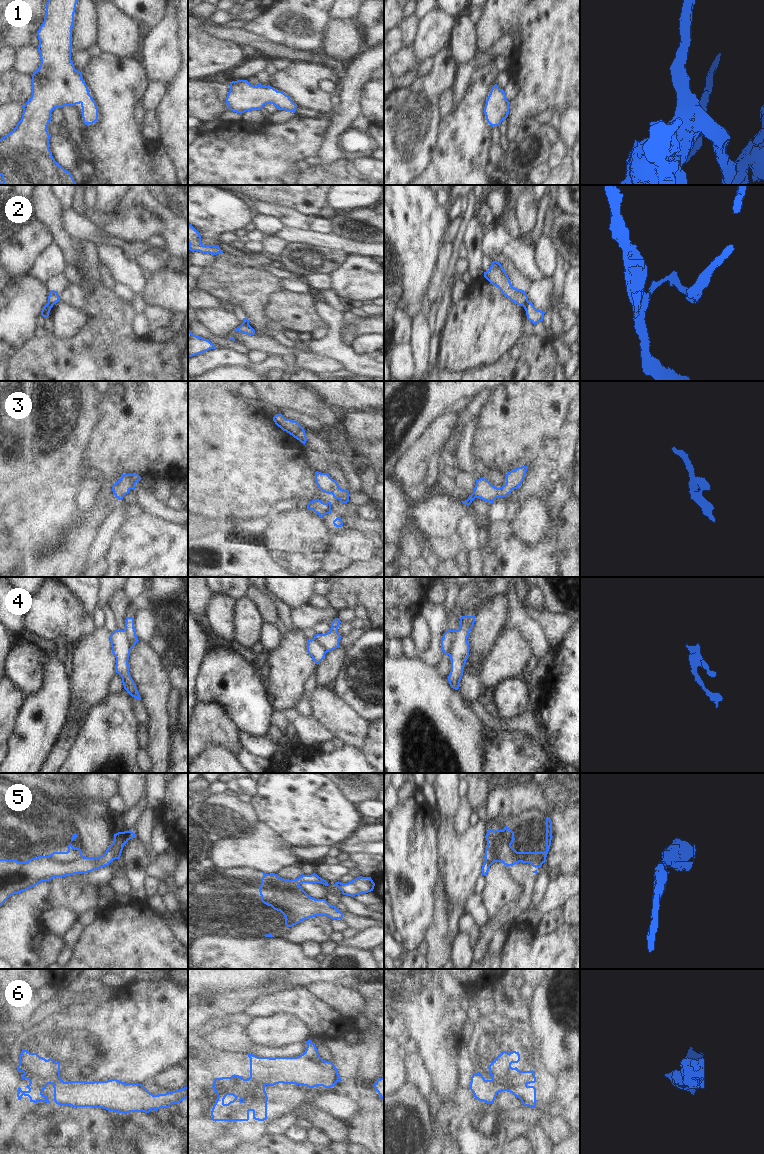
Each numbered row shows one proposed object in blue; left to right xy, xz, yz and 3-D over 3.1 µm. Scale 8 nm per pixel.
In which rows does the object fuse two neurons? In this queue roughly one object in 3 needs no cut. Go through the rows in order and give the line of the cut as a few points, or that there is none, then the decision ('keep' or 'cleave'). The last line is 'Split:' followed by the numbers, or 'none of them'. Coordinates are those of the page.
1: no cut; keep
2: cut in yz along (527, 300), (522, 305); cleave
3: no cut; keep
4: cut in yz along (467, 641), (465, 649), (461, 649), (455, 644), (449, 655); cleave
5: cut in xy along (79, 846), (71, 859), (59, 858); cleave
6: cut in xz along (250, 1076), (264, 1085); cleave
Split: 2, 4, 5, 6

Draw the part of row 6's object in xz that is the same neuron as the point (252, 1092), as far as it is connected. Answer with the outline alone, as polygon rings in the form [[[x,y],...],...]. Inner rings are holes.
[[[234,1074],[231,1077],[215,1078],[212,1087],[217,1094],[211,1111],[213,1121],[248,1121],[250,1111],[255,1120],[267,1119],[265,1085],[253,1077],[244,1079]],[[227,1095],[233,1095],[235,1099],[225,1104]]]

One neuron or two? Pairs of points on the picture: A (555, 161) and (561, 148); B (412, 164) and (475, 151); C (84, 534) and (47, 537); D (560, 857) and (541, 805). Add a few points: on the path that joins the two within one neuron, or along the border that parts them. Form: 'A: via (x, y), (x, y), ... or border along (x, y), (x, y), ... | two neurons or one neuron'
A: via (556, 158), (559, 151) | one neuron
B: border along (438, 138), (431, 161), (419, 174) | two neurons
C: border along (61, 539), (53, 544) | two neurons
D: via (560, 843), (560, 823), (553, 816) | one neuron

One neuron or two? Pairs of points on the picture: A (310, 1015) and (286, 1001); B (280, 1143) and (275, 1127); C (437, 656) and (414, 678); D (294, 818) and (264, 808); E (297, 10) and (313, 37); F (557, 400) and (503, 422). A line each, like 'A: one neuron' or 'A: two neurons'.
A: one neuron
B: two neurons
C: two neurons
D: one neuron
E: one neuron
F: one neuron

